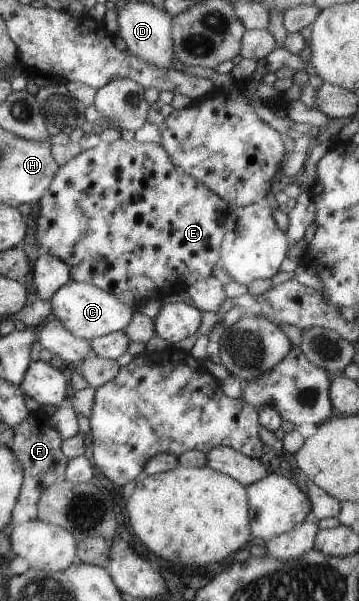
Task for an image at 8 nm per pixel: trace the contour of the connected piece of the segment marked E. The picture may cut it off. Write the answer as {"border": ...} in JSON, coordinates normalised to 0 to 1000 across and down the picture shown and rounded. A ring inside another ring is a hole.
{"border":[[[329,230],[312,236],[273,236],[267,245],[228,250],[214,260],[198,261],[184,271],[162,276],[145,301],[109,328],[106,356],[100,361],[97,396],[109,411],[109,423],[139,423],[173,433],[189,446],[195,466],[234,469],[245,474],[306,486],[329,501],[368,511],[373,517],[401,502],[451,504],[462,494],[482,494],[521,474],[543,468],[574,464],[591,454],[591,444],[610,441],[610,411],[624,391],[624,366],[638,349],[627,334],[588,319],[565,304],[532,291],[496,281],[448,240],[432,236],[351,235]]]}

